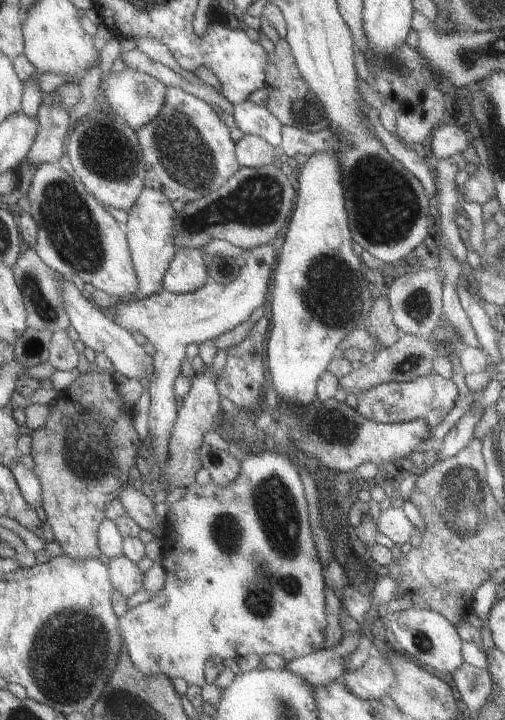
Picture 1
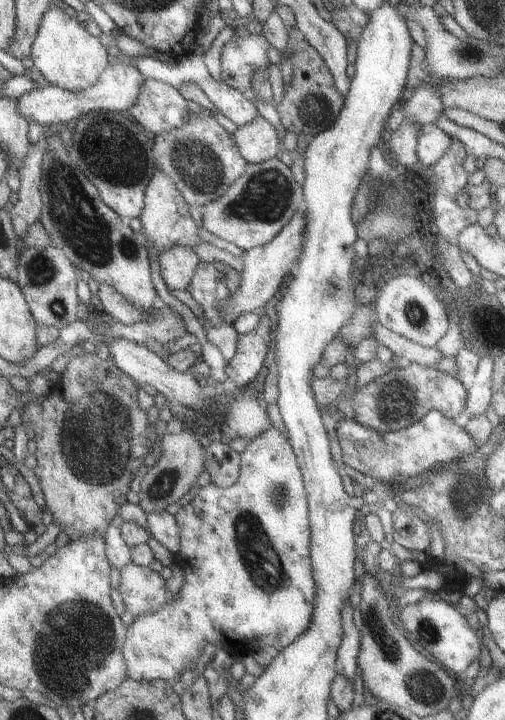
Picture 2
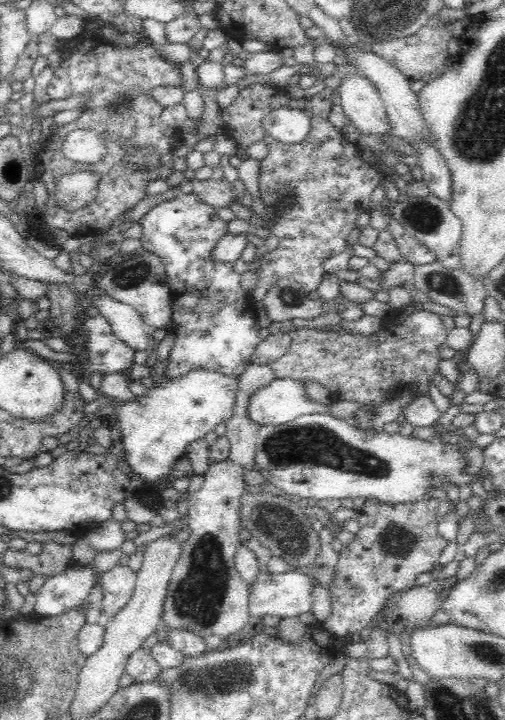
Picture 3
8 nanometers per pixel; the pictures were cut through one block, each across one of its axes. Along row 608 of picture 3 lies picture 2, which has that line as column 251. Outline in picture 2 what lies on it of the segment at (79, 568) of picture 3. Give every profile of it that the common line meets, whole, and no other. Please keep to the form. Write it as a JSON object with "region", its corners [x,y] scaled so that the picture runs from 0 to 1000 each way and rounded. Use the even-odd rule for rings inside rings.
{"region":[[[517,49],[459,50],[438,69],[440,113],[483,131],[493,124],[501,100],[531,92],[531,67]]]}

